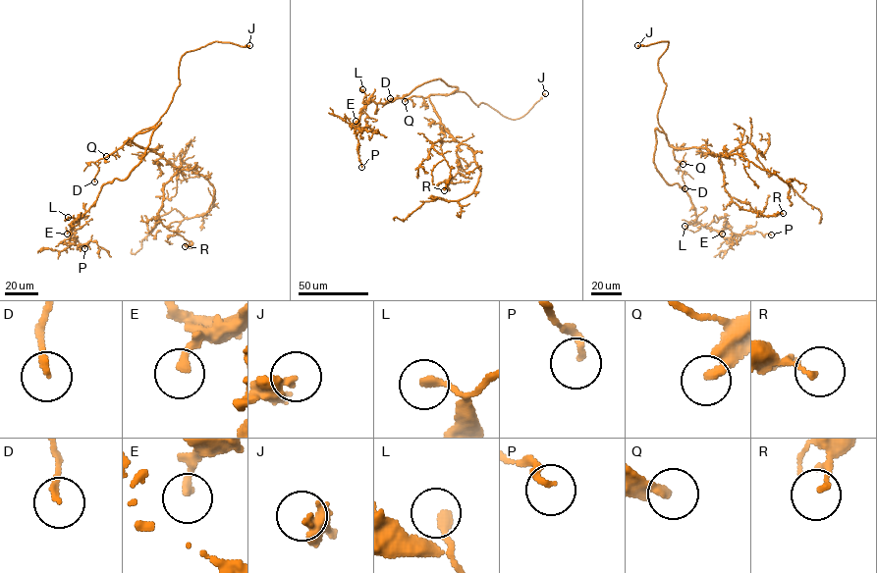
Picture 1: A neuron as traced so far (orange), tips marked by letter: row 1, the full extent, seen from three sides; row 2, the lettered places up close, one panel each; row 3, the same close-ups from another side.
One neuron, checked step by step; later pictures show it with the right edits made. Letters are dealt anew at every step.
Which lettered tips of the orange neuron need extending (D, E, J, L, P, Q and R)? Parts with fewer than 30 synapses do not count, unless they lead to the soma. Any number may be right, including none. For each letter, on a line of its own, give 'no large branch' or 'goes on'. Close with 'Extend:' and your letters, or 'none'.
D: no large branch
E: no large branch
J: goes on
L: no large branch
P: no large branch
Q: goes on
R: no large branch
Extend: J, Q

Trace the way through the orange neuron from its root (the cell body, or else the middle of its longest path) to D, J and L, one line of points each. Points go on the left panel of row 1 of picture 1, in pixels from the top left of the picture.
D: (135, 143), (129, 138), (111, 154), (95, 161), (98, 169), (94, 182)
J: (135, 143), (137, 134), (155, 126), (168, 108), (179, 84), (184, 54), (215, 41), (249, 45)
L: (135, 143), (137, 134), (160, 124), (127, 178), (104, 182), (87, 210), (77, 218), (68, 217)

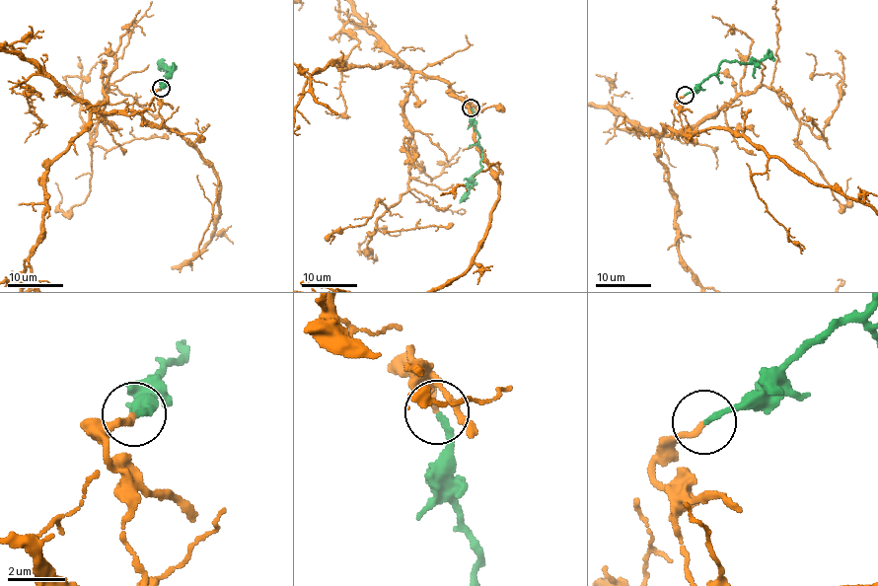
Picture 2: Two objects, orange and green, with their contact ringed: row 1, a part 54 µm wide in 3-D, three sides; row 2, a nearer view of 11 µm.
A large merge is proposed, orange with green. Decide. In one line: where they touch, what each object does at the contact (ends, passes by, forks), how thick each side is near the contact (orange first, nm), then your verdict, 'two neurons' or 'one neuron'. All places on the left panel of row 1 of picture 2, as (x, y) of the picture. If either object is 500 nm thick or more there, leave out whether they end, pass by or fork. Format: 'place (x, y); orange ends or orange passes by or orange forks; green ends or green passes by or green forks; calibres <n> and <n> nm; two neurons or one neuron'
place (161, 88); orange ends; green ends; calibres 220 and 190 nm; one neuron

